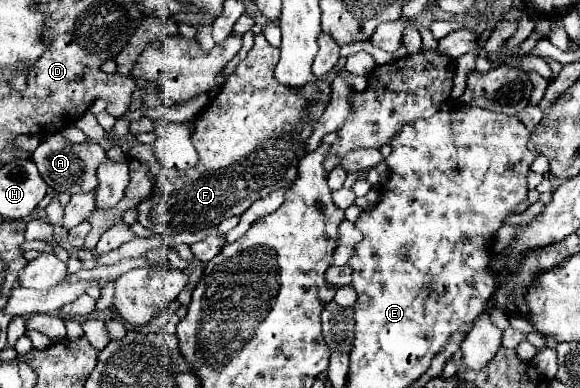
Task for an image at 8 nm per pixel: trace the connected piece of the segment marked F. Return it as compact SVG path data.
M263 34L255 36L248 57L238 63L234 75L226 79L222 91L216 93L210 105L192 119L192 143L200 155L198 165L192 169L176 169L176 173L162 165L150 197L136 207L140 225L162 235L212 229L228 217L240 217L240 213L244 213L254 201L292 185L298 177L298 161L306 155L306 141L314 131L314 123L324 113L326 101L330 101L332 85L320 79L304 87L282 85L274 77L278 57L278 47L273 47Z

